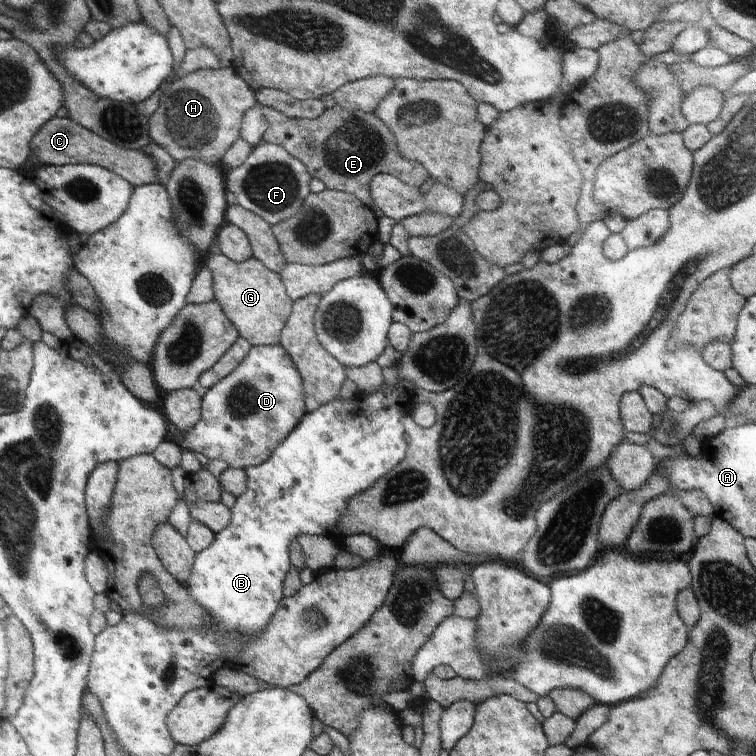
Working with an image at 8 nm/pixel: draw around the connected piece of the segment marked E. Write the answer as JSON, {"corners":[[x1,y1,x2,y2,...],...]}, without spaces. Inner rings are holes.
{"corners":[[334,106,333,108,327,108,316,119,306,120,285,117,277,110,268,107,262,107,261,109,269,124,268,130,263,136,265,143,285,148,285,151,290,156,297,158,304,164,311,177,321,180,326,185,326,189,352,193,358,200,368,205,368,208,375,212,378,219,383,216,382,211,372,202,372,197,369,193,370,181,378,173,391,174,414,188,422,186,428,180,429,172,419,162,407,161,399,154,395,136,374,113,365,113,360,110,348,110]]}

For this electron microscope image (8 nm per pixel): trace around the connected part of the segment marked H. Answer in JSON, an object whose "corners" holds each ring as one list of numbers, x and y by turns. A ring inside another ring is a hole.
{"corners":[[234,67,198,69,164,85,158,108,148,118,150,138,160,145,176,164,187,158,220,165,228,148,240,138,244,113,257,105,255,92]]}

